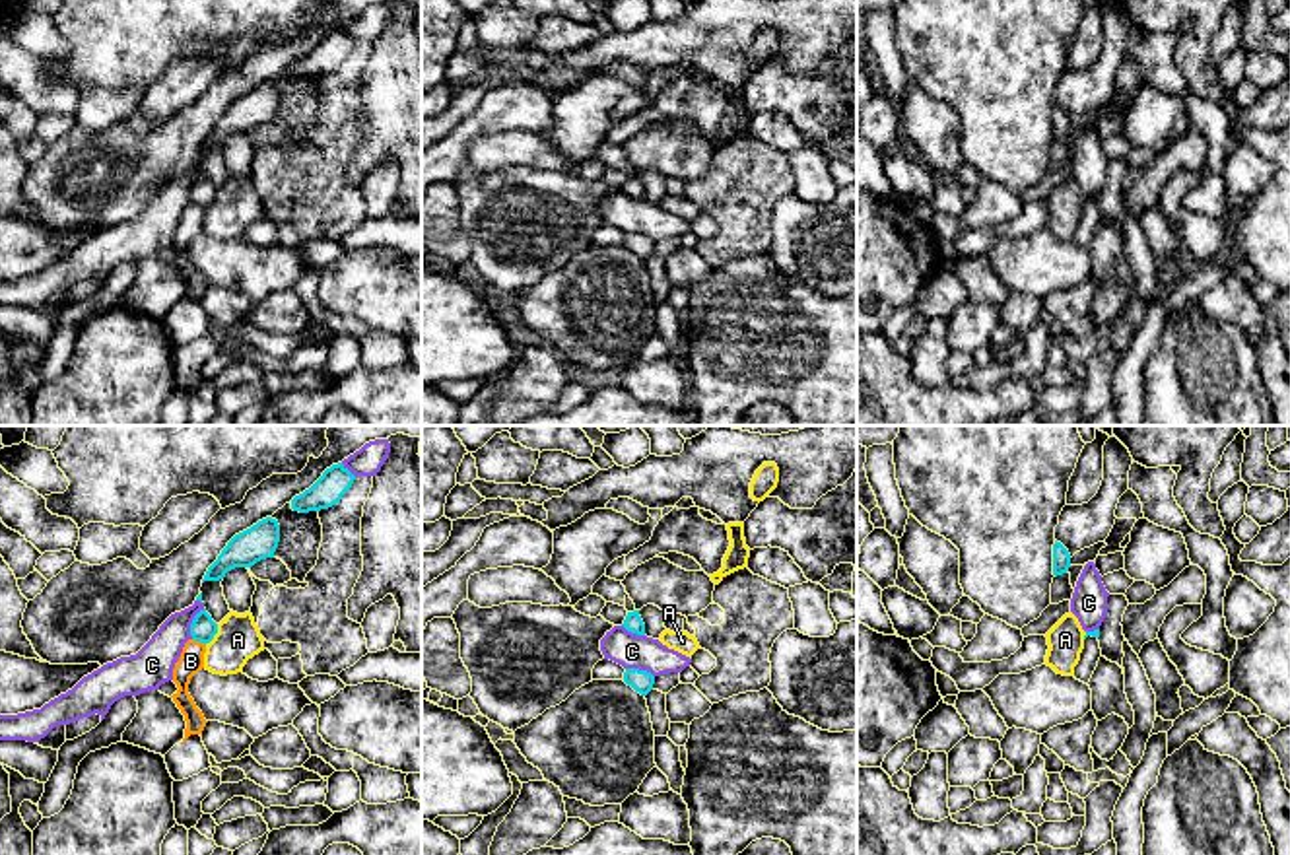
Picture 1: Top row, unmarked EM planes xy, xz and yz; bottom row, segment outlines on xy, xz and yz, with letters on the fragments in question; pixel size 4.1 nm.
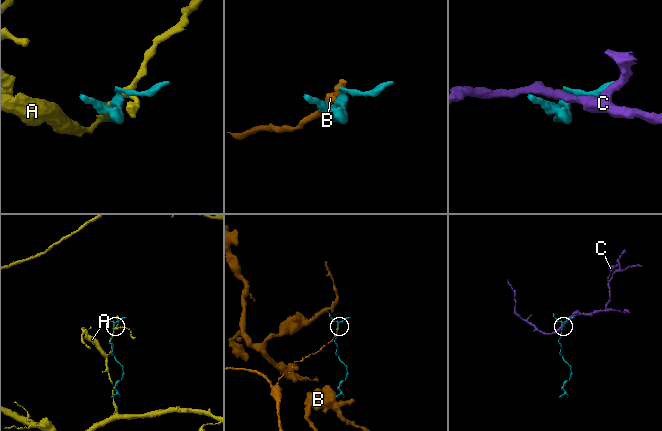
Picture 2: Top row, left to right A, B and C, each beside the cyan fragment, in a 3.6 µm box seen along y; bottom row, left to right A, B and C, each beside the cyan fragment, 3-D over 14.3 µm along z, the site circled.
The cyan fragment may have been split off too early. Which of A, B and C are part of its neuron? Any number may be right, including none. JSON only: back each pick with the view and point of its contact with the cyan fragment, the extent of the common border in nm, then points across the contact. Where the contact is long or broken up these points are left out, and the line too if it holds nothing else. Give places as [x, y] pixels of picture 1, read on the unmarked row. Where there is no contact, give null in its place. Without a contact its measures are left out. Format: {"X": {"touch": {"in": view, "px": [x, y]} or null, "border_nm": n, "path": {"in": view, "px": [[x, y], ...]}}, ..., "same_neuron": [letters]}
{"same_neuron": []}

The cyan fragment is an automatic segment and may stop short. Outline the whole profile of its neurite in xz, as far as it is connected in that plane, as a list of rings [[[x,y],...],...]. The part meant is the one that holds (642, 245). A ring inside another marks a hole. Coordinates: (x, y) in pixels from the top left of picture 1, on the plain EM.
[[[626,233],[624,247],[631,251],[641,260],[647,260],[653,255],[655,241],[647,235]]]

